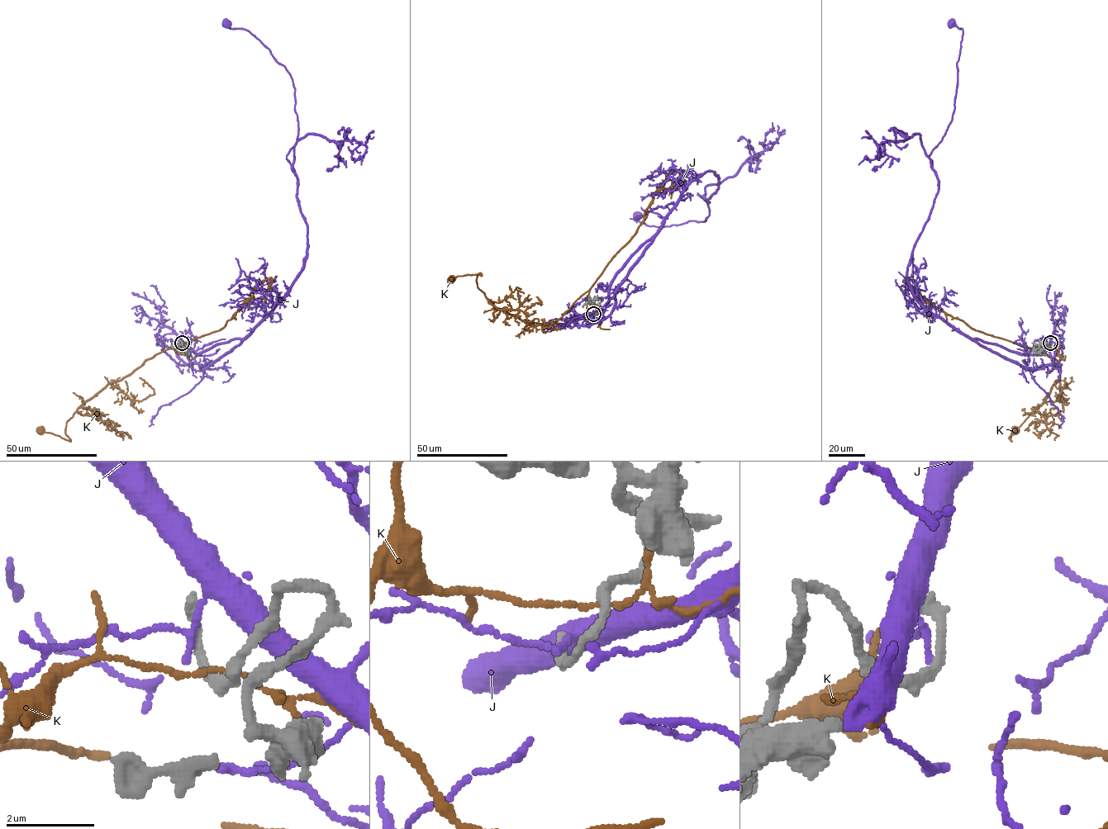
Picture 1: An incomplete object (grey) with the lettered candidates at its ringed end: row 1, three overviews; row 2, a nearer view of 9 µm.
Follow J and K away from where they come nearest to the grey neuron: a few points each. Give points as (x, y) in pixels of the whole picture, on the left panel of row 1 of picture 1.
J: (183, 343), (198, 354), (243, 338), (306, 255), (286, 155), (293, 82), (228, 24)
K: (183, 346), (156, 354), (87, 401), (67, 422), (70, 440), (40, 431)

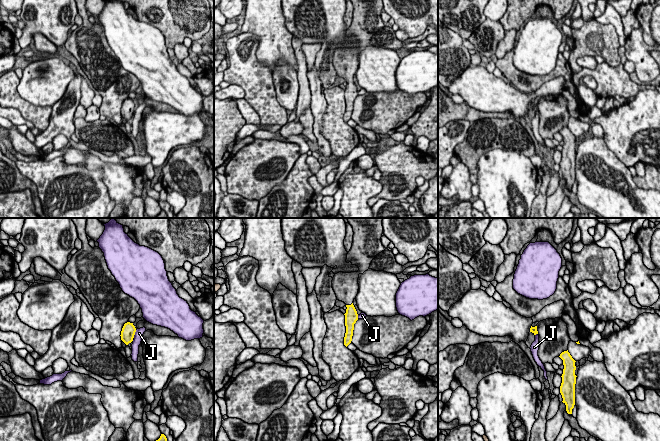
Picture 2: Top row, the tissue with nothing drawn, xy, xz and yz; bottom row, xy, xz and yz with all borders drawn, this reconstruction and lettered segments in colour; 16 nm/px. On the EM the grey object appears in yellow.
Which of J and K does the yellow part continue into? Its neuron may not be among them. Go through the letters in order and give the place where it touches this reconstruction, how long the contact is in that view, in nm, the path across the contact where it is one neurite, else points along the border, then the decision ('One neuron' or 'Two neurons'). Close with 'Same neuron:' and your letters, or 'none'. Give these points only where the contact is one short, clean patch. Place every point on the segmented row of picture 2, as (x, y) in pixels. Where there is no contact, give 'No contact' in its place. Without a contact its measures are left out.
J: Touches yellow at xy (134, 334). Shared border 140 nm. Boundary: xy (136, 330), (133, 337). Two neurons
K: No contact. Two neurons
Same neuron: none

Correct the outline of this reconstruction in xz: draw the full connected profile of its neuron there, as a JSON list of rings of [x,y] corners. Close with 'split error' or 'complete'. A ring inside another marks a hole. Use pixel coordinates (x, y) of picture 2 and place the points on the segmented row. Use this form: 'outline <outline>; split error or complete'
outline [[[383,218],[347,219],[353,228],[354,235],[352,247],[347,254],[346,262],[356,265],[359,270],[351,273],[339,272],[334,275],[332,280],[332,288],[337,300],[344,302],[347,307],[344,314],[346,326],[344,345],[346,347],[352,341],[354,324],[358,320],[358,314],[353,301],[359,291],[359,275],[367,271],[375,256],[386,249],[381,242]]]; split error

